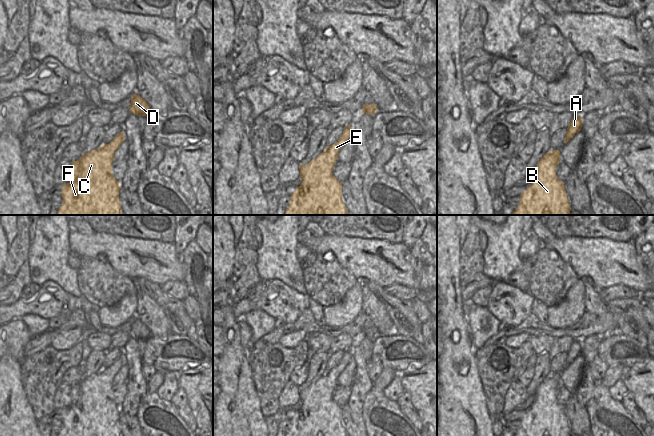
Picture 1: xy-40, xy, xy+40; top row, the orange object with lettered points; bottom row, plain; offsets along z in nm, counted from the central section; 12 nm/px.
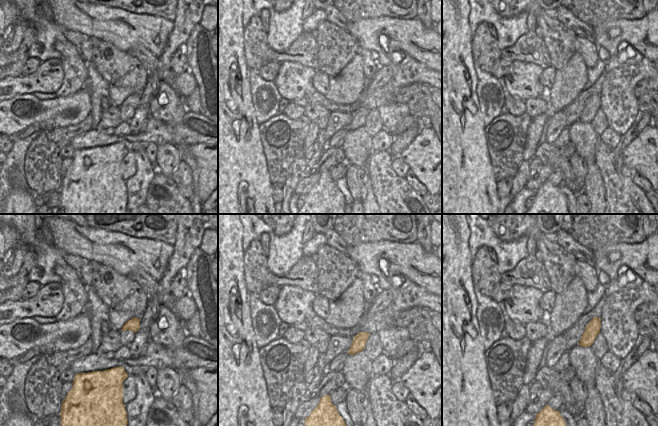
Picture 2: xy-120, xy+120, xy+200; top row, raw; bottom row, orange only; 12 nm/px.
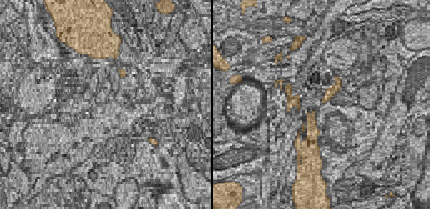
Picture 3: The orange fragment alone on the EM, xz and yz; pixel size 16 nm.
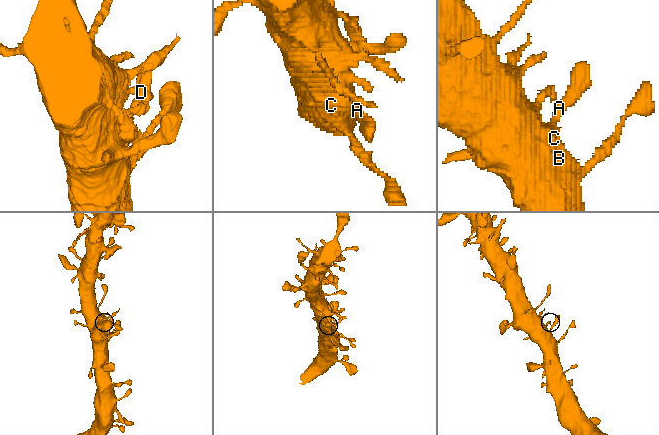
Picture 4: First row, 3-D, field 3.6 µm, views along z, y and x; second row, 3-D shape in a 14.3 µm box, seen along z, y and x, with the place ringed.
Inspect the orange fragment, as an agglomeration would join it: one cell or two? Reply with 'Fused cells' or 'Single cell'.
Single cell

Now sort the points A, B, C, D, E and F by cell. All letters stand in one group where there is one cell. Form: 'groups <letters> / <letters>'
groups A B C D E F

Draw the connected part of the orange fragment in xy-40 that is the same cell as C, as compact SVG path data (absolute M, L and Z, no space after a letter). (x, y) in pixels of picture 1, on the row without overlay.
M122 355L109 368L103 368L71 386L72 403L61 409L63 426L58 436L122 436L119 423L121 411L112 397L112 386L115 375L124 364Z

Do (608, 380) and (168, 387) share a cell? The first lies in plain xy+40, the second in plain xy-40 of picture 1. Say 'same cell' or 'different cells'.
different cells

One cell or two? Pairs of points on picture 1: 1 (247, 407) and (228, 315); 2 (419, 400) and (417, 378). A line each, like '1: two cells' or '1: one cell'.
1: one cell
2: one cell

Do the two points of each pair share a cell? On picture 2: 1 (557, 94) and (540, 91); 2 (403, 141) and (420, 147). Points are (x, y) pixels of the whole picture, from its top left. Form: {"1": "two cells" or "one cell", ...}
{"1": "two cells", "2": "two cells"}

